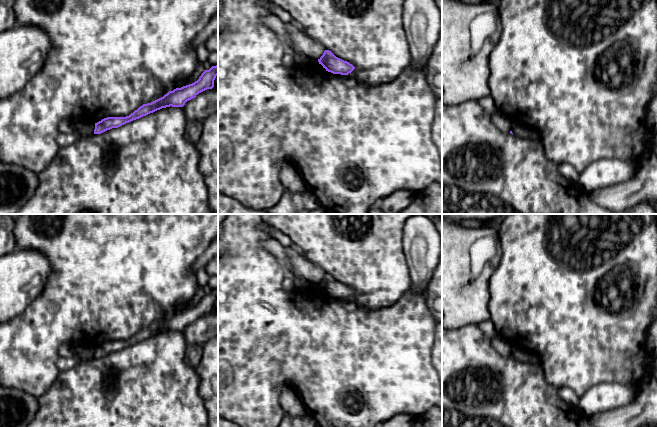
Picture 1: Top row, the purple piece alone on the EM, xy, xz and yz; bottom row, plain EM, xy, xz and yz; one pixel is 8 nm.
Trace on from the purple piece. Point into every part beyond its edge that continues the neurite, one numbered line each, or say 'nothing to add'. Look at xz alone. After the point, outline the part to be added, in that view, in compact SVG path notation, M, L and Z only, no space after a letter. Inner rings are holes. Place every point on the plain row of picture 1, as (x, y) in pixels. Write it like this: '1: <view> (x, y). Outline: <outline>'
nothing to add

